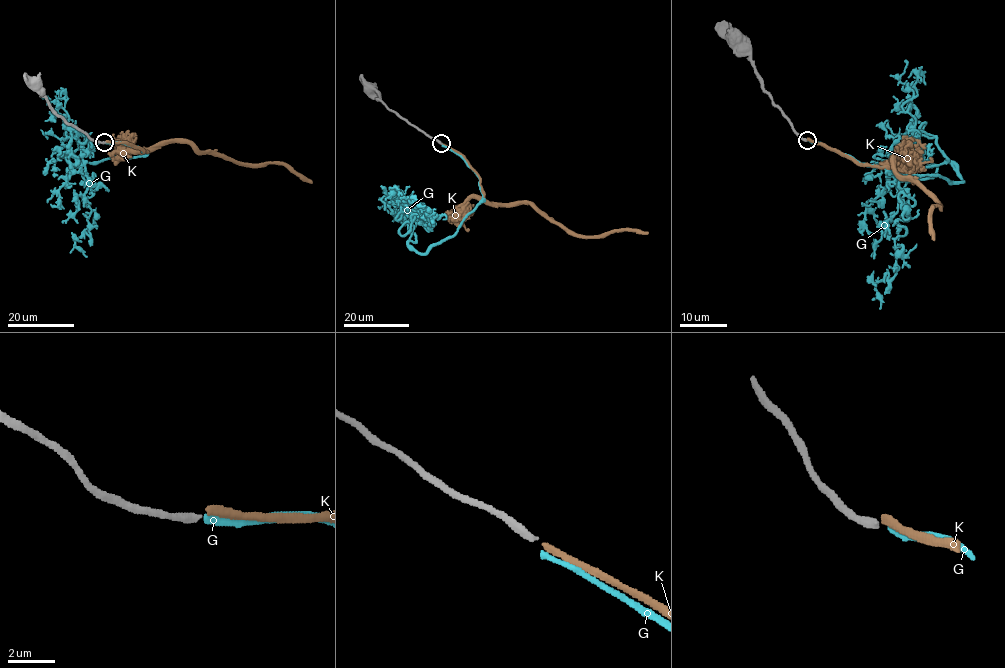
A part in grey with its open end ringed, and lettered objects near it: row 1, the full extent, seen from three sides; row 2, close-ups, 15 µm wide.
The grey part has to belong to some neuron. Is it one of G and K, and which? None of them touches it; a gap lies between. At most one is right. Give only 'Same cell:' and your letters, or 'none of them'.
Same cell: G

